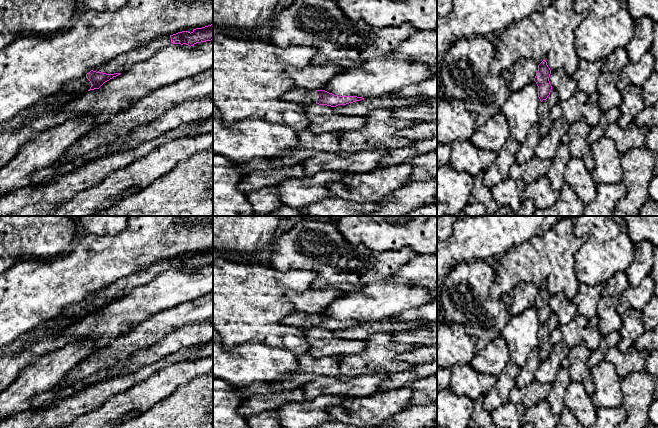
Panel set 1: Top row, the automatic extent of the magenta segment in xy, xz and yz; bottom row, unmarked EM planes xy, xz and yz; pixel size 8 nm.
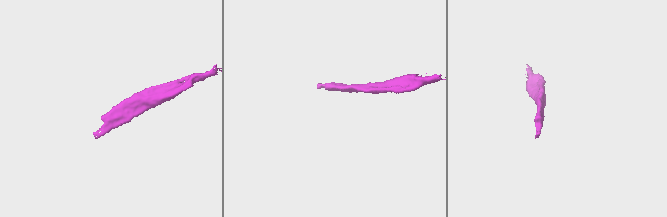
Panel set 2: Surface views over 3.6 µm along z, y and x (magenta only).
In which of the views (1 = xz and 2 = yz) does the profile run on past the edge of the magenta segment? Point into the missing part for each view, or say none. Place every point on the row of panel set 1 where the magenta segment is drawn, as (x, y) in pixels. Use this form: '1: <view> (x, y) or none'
1: xz (306, 97)
2: none

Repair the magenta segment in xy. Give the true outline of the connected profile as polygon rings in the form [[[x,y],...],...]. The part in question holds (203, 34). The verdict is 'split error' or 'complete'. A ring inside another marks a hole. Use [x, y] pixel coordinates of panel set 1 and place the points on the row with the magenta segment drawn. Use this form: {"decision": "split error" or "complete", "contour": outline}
{"decision": "complete", "contour": [[[213,24],[193,29],[191,33],[188,31],[178,32],[170,35],[170,38],[173,44],[186,44],[190,47],[196,43],[211,41],[213,40]]]}

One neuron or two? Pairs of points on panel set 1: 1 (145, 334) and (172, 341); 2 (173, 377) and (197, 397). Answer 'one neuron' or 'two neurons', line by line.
1: two neurons
2: two neurons

